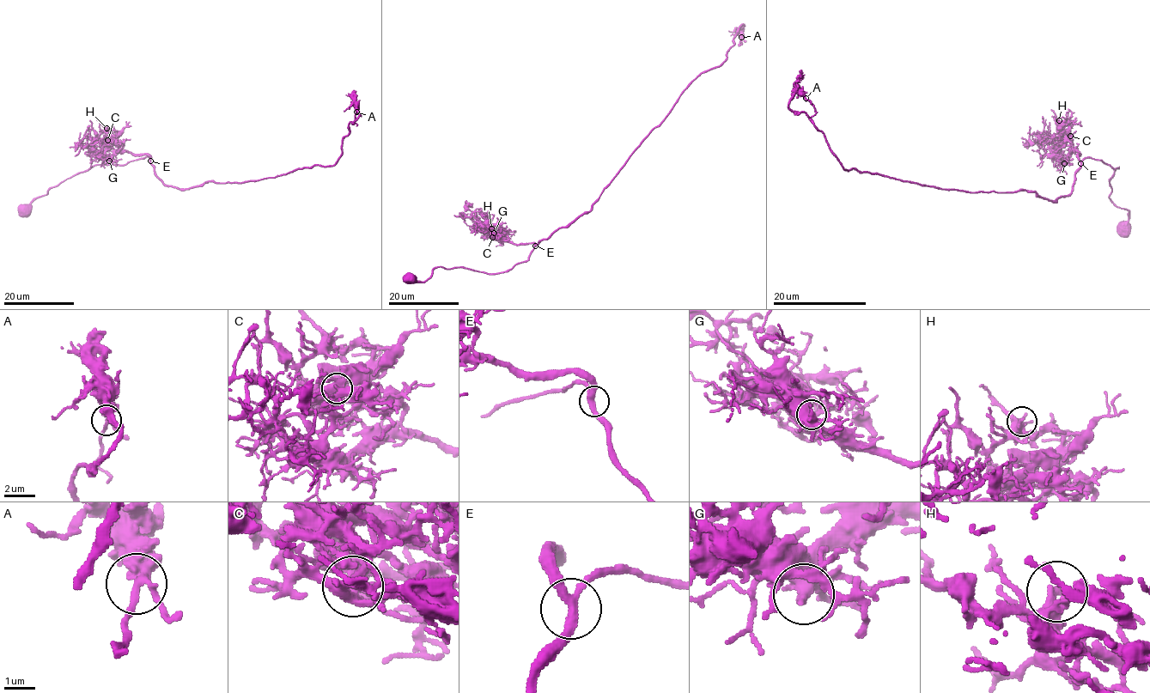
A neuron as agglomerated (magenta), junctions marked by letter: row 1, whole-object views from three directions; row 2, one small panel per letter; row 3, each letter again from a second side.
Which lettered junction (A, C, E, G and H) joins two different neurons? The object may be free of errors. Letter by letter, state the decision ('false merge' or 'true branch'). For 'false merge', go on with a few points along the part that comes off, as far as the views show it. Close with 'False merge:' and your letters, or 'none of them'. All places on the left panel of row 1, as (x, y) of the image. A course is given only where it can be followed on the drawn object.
A: true branch
C: false merge | (107, 141), (105, 138), (100, 146), (95, 147), (88, 140), (82, 147), (80, 141), (89, 125)
E: true branch
G: true branch
H: true branch
False merge: C

